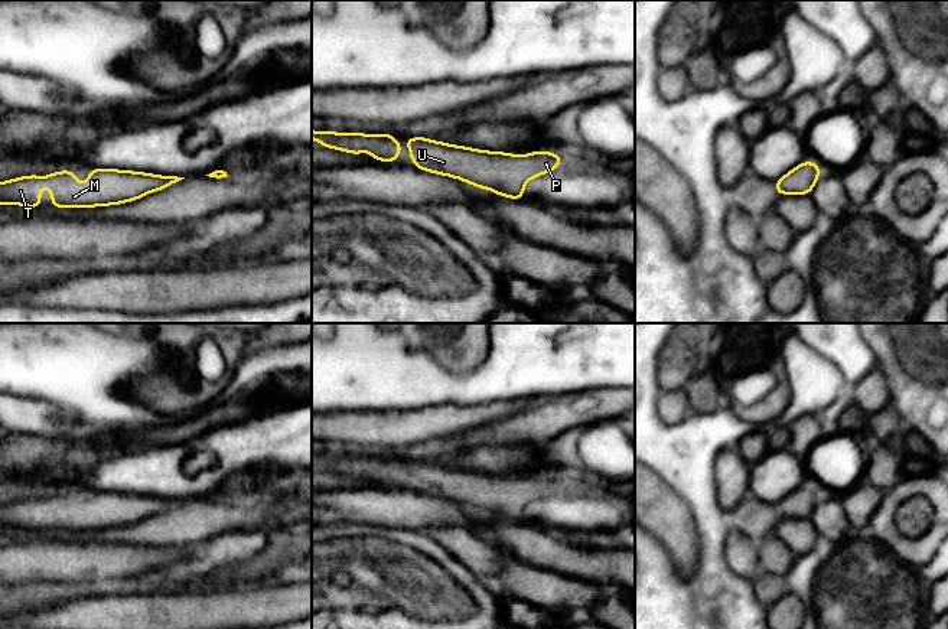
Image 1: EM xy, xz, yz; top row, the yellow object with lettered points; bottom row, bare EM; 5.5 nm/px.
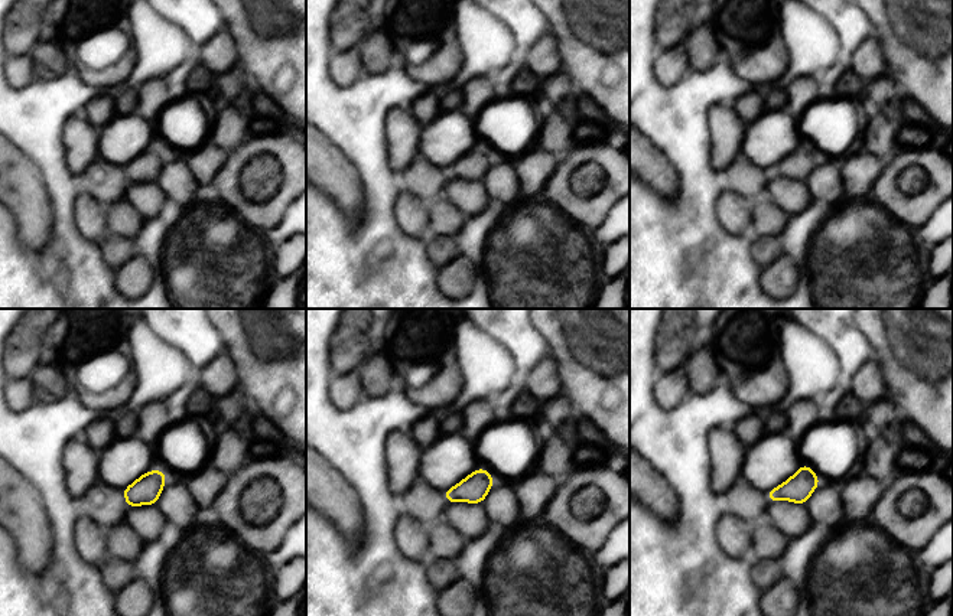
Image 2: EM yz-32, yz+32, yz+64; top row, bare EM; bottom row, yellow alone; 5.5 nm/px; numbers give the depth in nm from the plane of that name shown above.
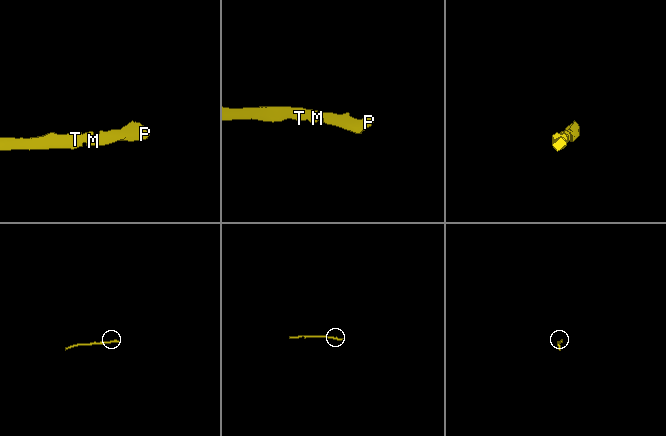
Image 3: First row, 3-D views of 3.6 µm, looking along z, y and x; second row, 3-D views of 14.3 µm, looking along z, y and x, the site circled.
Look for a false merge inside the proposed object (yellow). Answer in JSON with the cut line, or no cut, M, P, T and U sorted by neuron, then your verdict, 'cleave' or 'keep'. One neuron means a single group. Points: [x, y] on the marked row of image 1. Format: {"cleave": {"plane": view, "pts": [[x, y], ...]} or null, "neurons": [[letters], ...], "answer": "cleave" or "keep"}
{"cleave": null, "neurons": [["M", "P", "T", "U"]], "answer": "keep"}

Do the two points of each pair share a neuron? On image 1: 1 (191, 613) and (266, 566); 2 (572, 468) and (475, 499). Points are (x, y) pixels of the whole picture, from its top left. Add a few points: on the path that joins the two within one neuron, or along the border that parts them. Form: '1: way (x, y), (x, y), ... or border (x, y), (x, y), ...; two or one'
1: border (266, 583), (199, 590); two
2: border (517, 478), (549, 473), (562, 481); two

